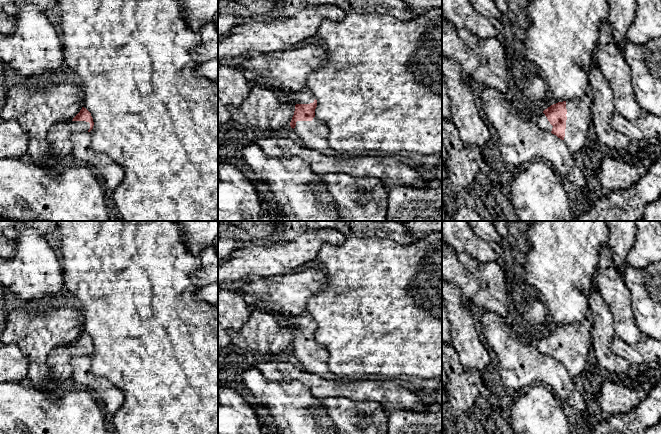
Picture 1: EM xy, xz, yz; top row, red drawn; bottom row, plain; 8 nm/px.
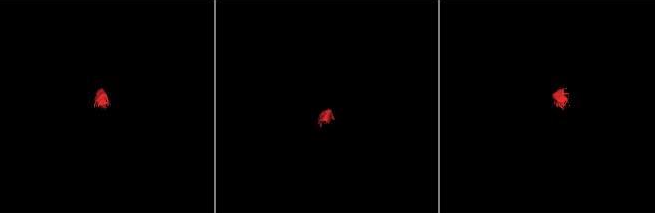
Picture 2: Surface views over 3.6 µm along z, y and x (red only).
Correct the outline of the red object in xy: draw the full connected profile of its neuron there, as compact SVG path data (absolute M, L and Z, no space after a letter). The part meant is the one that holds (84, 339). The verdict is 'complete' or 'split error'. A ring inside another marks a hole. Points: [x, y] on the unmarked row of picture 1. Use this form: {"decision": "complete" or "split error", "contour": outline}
{"decision": "split error", "contour": "M84 331L71 345L55 347L46 360L53 379L62 382L72 378L73 359L79 356L90 356L93 350L91 337Z"}

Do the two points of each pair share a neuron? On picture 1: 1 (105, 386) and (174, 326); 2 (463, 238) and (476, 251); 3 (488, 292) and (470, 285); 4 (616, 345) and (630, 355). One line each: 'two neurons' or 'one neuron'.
1: two neurons
2: one neuron
3: two neurons
4: one neuron

